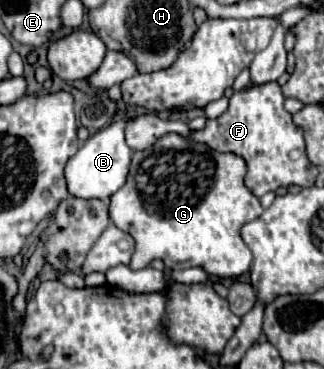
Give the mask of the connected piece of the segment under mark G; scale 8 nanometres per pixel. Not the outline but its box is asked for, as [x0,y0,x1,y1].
[109,132,263,278]

